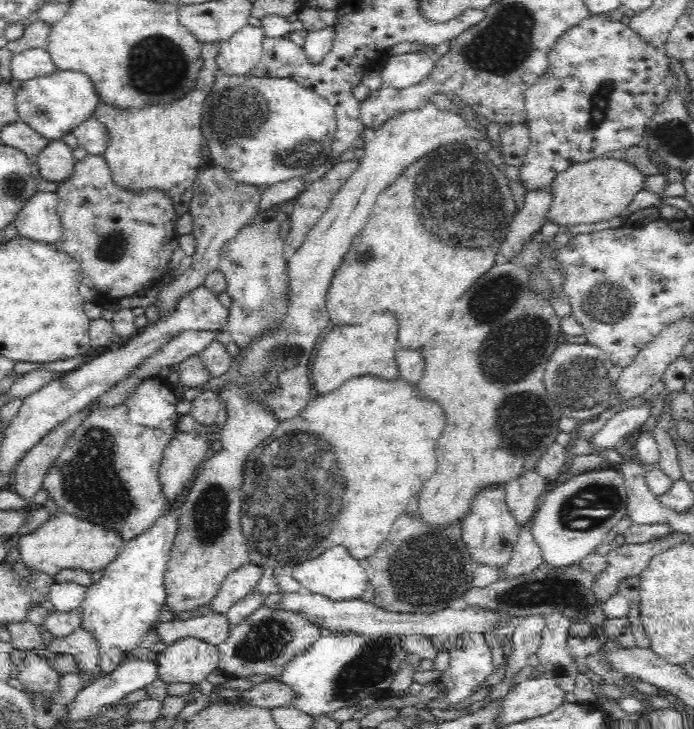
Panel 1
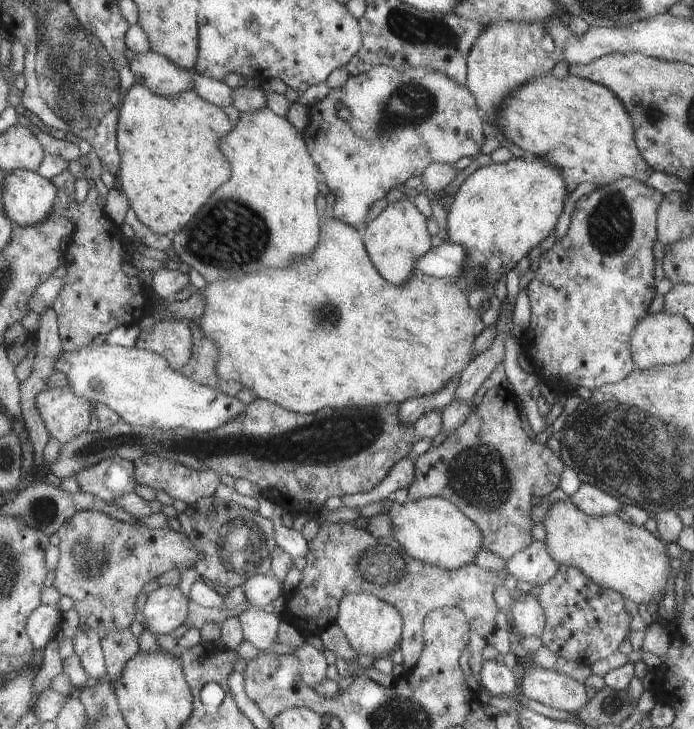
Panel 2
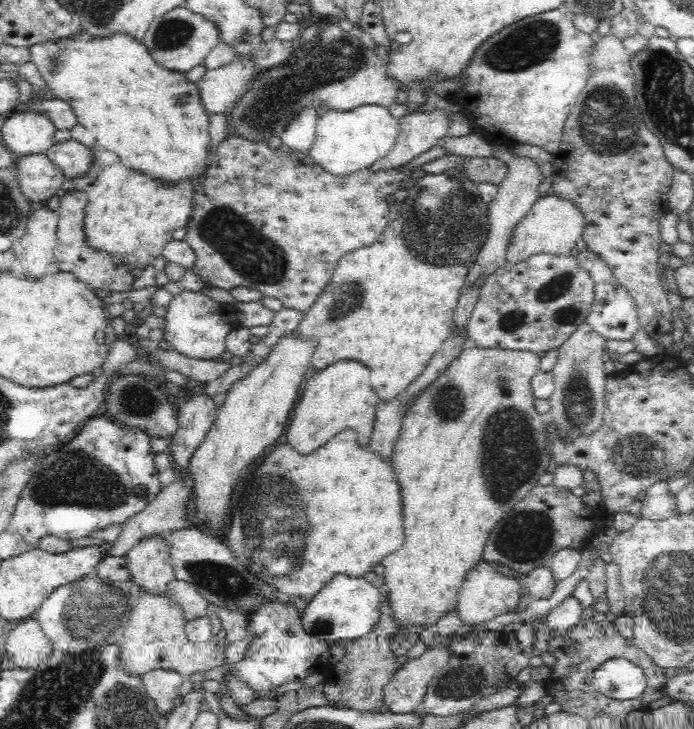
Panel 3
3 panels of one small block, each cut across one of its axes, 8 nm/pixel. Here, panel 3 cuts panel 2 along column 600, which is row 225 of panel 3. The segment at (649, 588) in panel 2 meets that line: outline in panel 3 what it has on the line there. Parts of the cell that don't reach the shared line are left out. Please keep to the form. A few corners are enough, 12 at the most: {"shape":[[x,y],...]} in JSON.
{"shape":[[540,196],[514,228],[507,261],[570,253],[587,220],[573,201]]}

